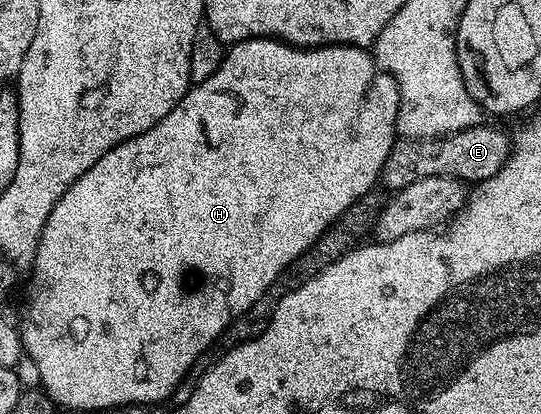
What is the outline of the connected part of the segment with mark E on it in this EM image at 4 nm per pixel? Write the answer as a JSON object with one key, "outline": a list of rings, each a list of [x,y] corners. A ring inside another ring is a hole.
{"outline":[[[484,127],[464,128],[448,136],[433,136],[431,140],[397,139],[390,150],[390,158],[386,158],[386,166],[382,170],[379,183],[385,184],[385,189],[399,190],[410,186],[410,182],[435,176],[449,176],[451,180],[461,182],[479,182],[494,178],[494,174],[502,170],[512,154],[512,141],[509,133],[504,133],[502,129]]]}

